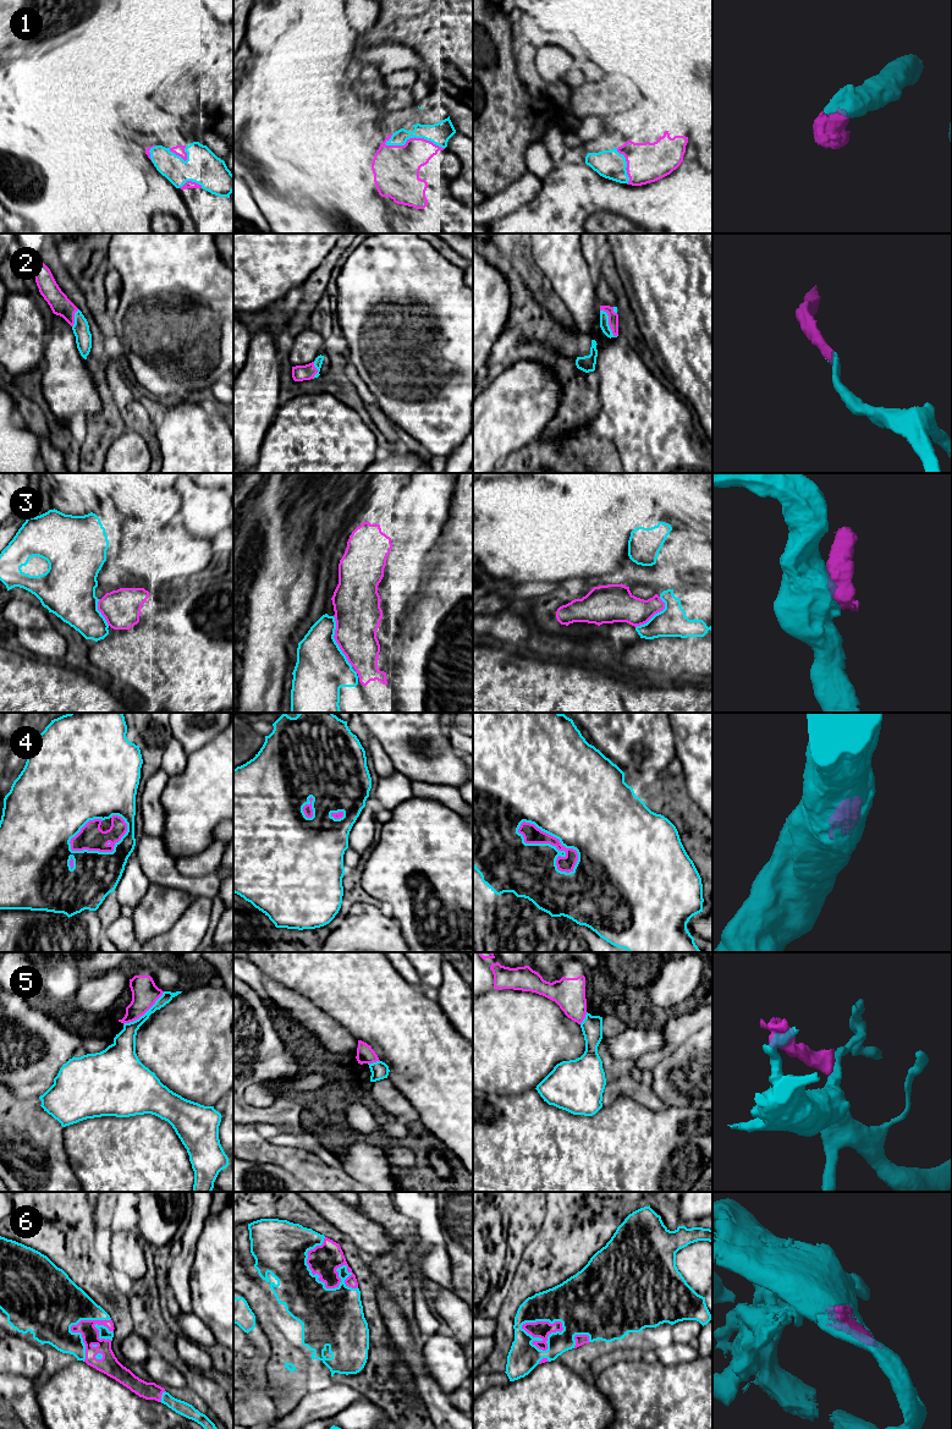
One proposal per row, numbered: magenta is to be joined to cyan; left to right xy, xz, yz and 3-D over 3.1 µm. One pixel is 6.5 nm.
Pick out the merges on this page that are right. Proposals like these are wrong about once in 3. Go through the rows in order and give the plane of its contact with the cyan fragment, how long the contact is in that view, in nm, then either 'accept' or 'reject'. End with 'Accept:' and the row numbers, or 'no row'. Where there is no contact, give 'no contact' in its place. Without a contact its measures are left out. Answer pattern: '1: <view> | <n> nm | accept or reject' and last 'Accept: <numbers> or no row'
1: xz | 400 nm | accept
2: yz | 220 nm | accept
3: xz | 360 nm | accept
4: yz | 480 nm | accept
5: xy | 340 nm | reject
6: xz | 420 nm | accept
Accept: 1, 2, 3, 4, 6

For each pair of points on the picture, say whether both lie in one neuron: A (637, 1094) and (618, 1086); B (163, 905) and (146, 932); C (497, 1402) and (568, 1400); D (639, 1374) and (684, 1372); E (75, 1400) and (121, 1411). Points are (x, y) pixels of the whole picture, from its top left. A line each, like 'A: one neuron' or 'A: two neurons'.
A: one neuron
B: one neuron
C: one neuron
D: one neuron
E: one neuron

